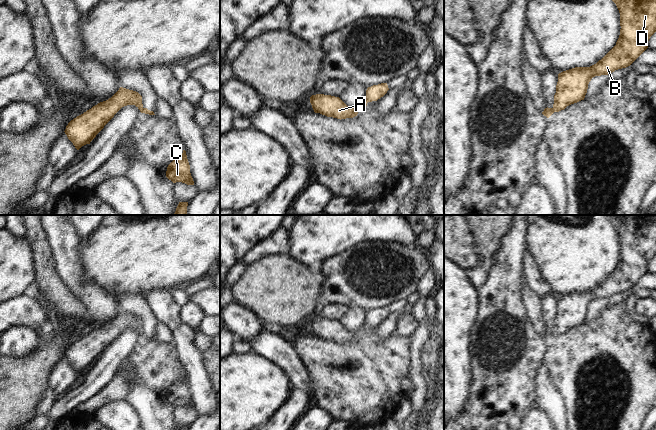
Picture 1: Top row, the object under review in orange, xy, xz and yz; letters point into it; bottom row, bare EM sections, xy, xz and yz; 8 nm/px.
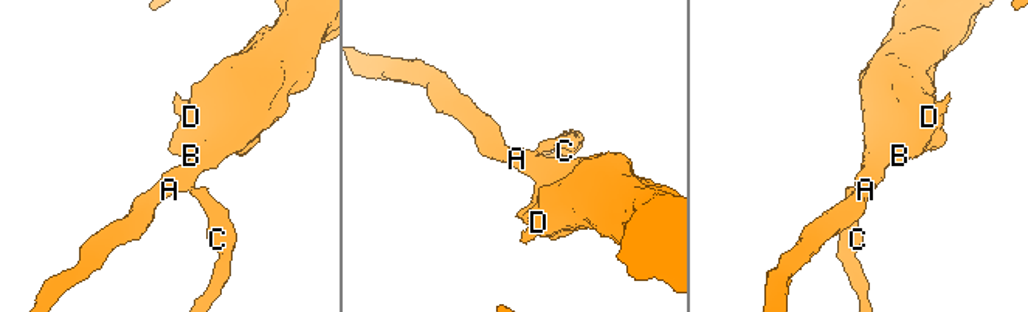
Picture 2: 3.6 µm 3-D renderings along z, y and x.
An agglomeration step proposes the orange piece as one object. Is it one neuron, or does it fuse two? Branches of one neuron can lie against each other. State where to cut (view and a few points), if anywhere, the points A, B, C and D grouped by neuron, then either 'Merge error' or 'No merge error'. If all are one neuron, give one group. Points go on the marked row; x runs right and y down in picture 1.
Split along yz (552, 108), (554, 111). Groups: A B D / C. Merge error.

